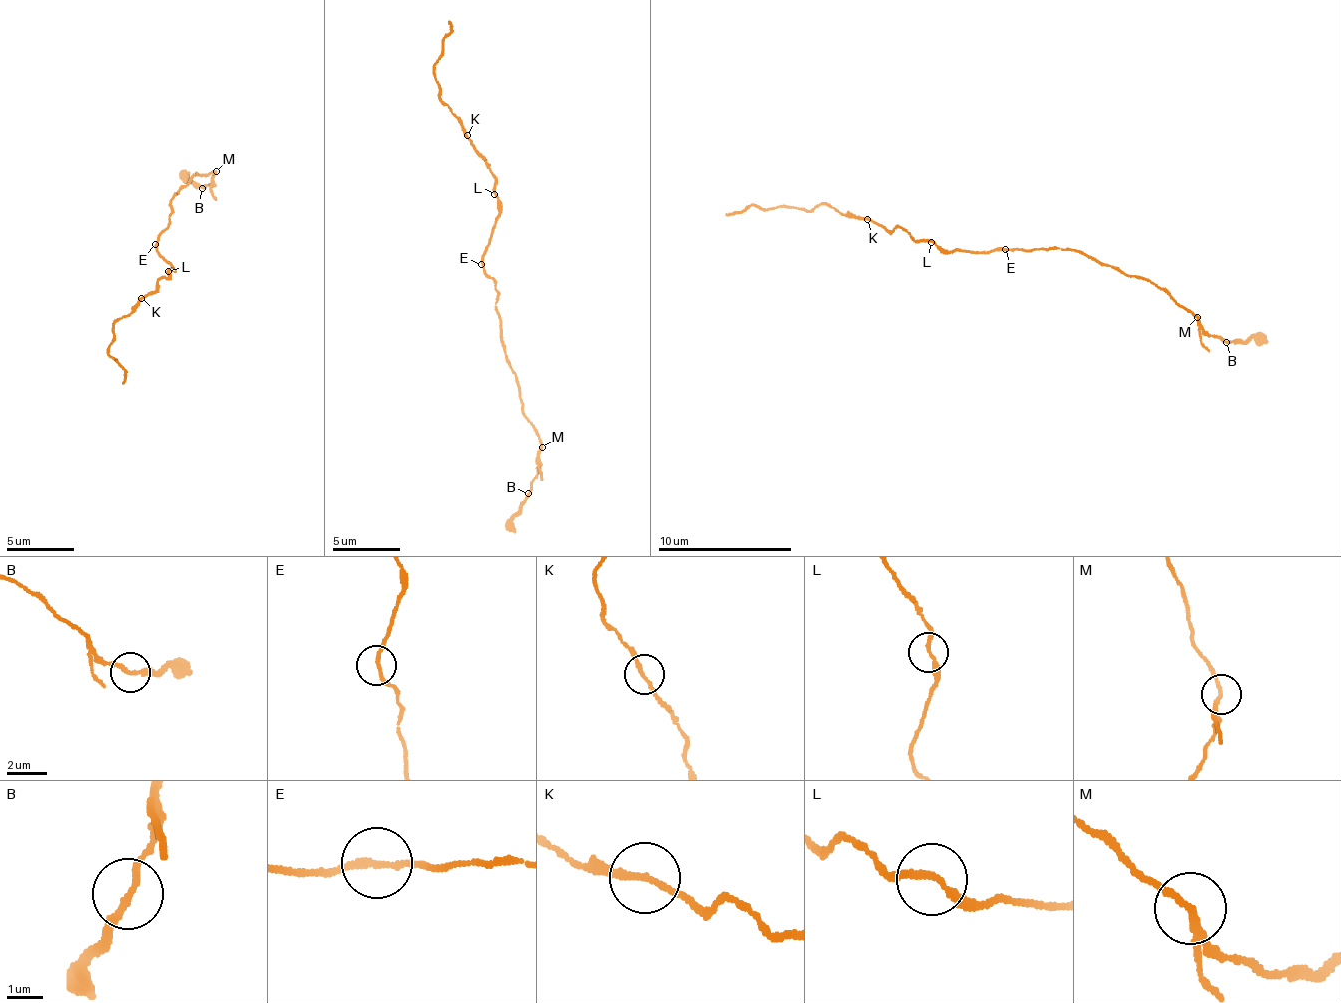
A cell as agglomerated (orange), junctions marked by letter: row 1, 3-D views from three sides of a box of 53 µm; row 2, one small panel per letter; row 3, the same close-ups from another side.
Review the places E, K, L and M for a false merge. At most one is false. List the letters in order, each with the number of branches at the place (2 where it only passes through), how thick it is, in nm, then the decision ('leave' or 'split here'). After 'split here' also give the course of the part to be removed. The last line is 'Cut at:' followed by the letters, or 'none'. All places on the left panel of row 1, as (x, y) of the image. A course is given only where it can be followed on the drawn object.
E: 2 branches meet; 160 nm thick; leave
K: 2 branches meet; 180 nm thick; leave
L: 2 branches meet; 180 nm thick; leave
M: 2 branches meet; 180 nm thick; split here; foreign part runs (215, 171), (212, 183), (198, 186), (185, 174)
Cut at: M

